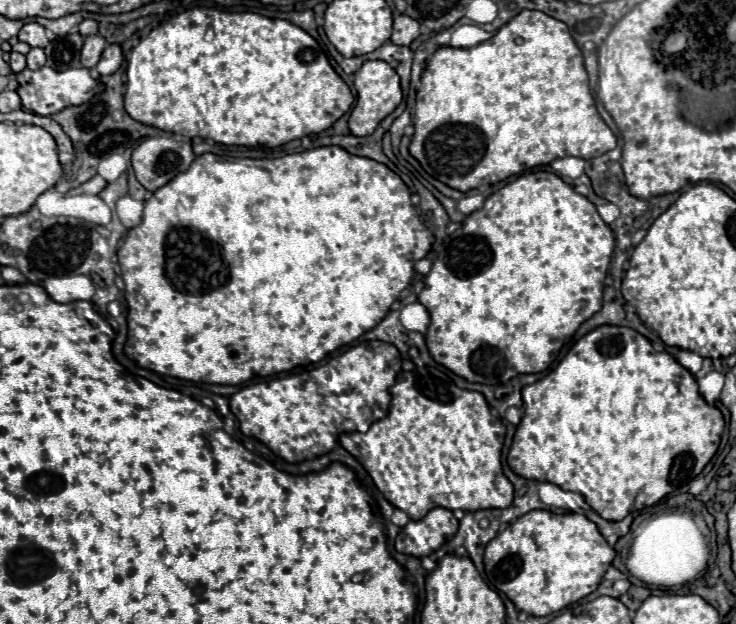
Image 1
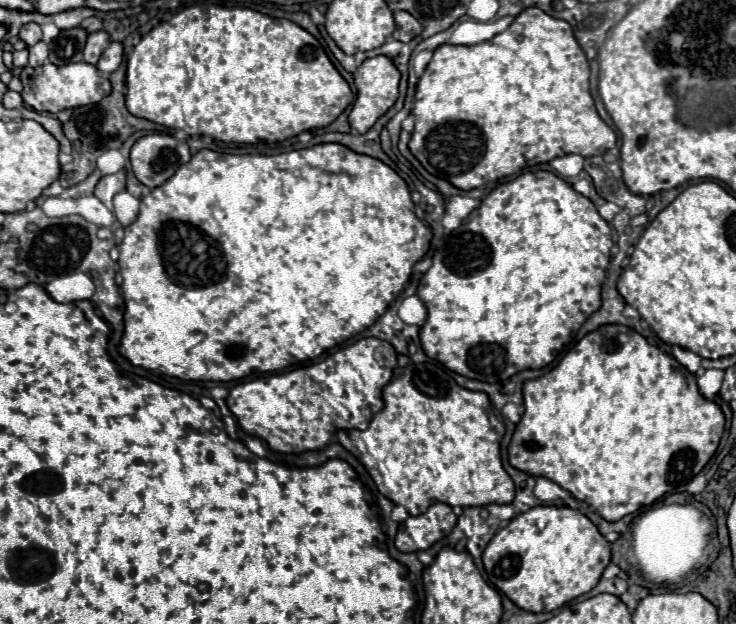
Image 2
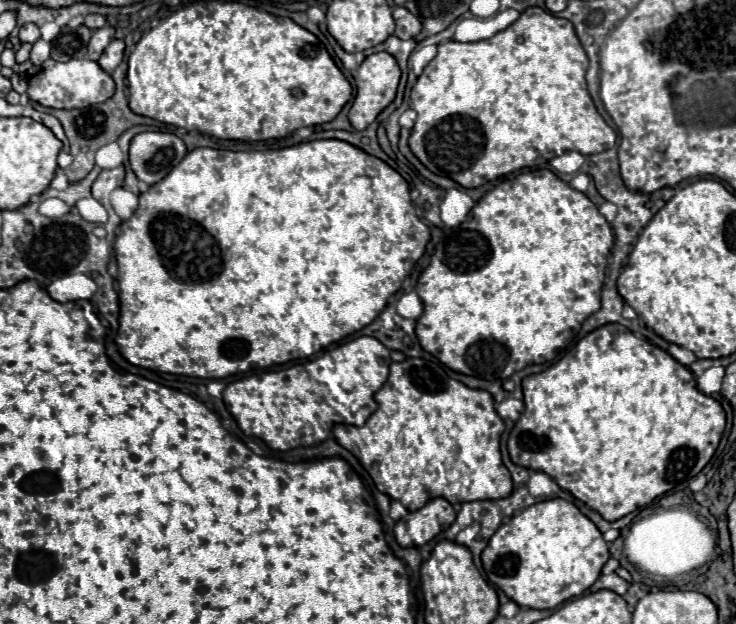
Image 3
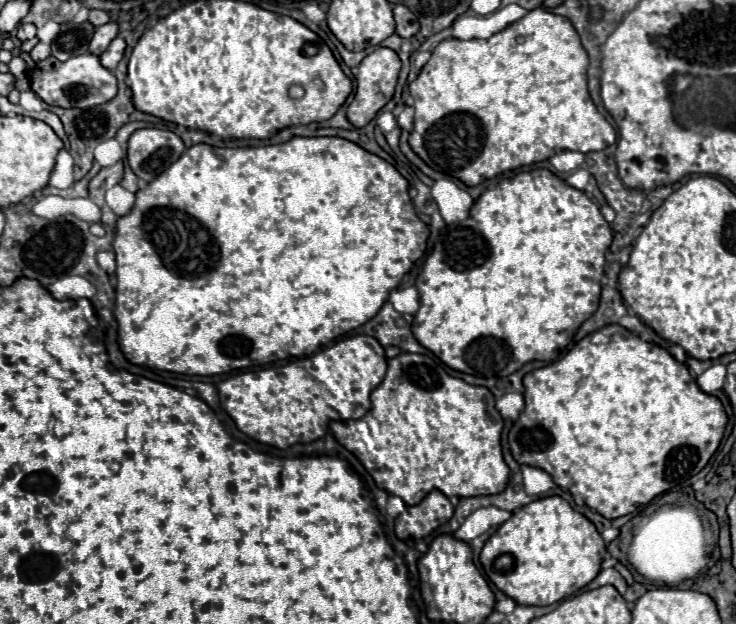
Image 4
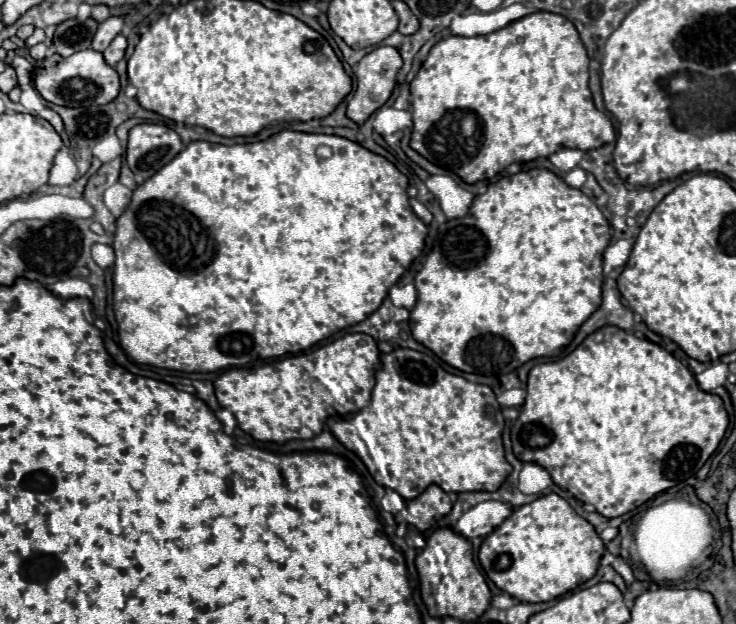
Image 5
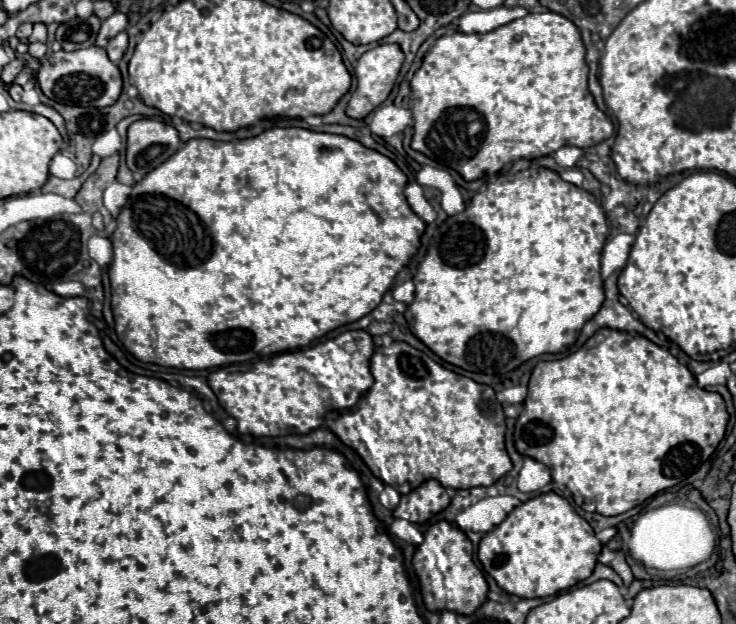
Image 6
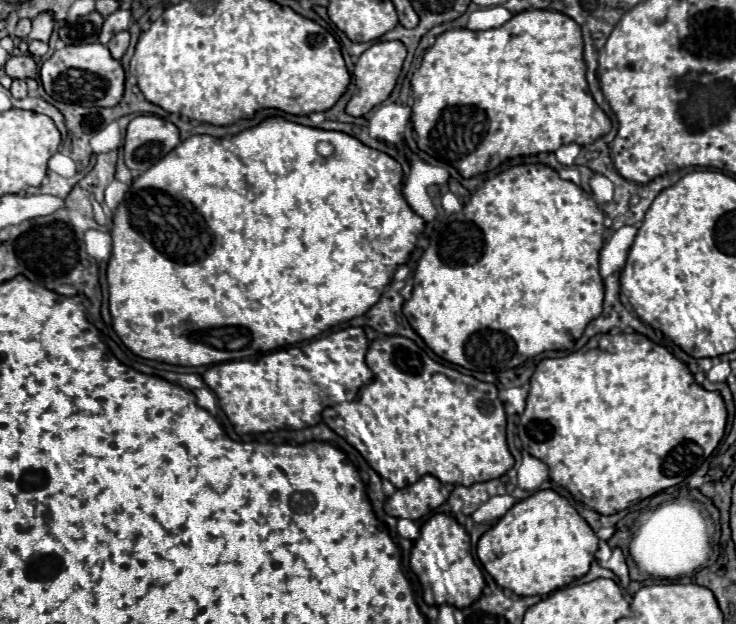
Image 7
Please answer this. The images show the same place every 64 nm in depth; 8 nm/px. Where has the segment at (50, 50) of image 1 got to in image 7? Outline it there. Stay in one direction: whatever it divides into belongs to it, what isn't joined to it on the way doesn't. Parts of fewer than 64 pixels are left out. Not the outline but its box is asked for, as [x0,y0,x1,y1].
[58,12,104,44]

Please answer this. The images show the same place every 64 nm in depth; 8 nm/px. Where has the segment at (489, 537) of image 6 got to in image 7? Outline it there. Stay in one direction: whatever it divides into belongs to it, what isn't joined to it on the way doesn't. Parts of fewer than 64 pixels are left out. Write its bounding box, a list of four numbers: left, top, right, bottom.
[476,490,598,596]

